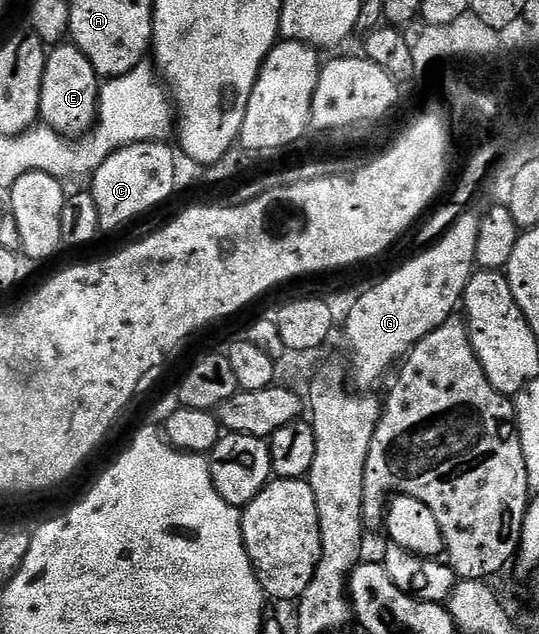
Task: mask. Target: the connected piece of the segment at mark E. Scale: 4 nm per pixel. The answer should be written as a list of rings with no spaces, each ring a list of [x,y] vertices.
[[[58,45],[46,56],[44,81],[40,85],[41,122],[67,137],[81,137],[94,126],[98,118],[100,76],[92,69],[92,61],[73,45]]]

